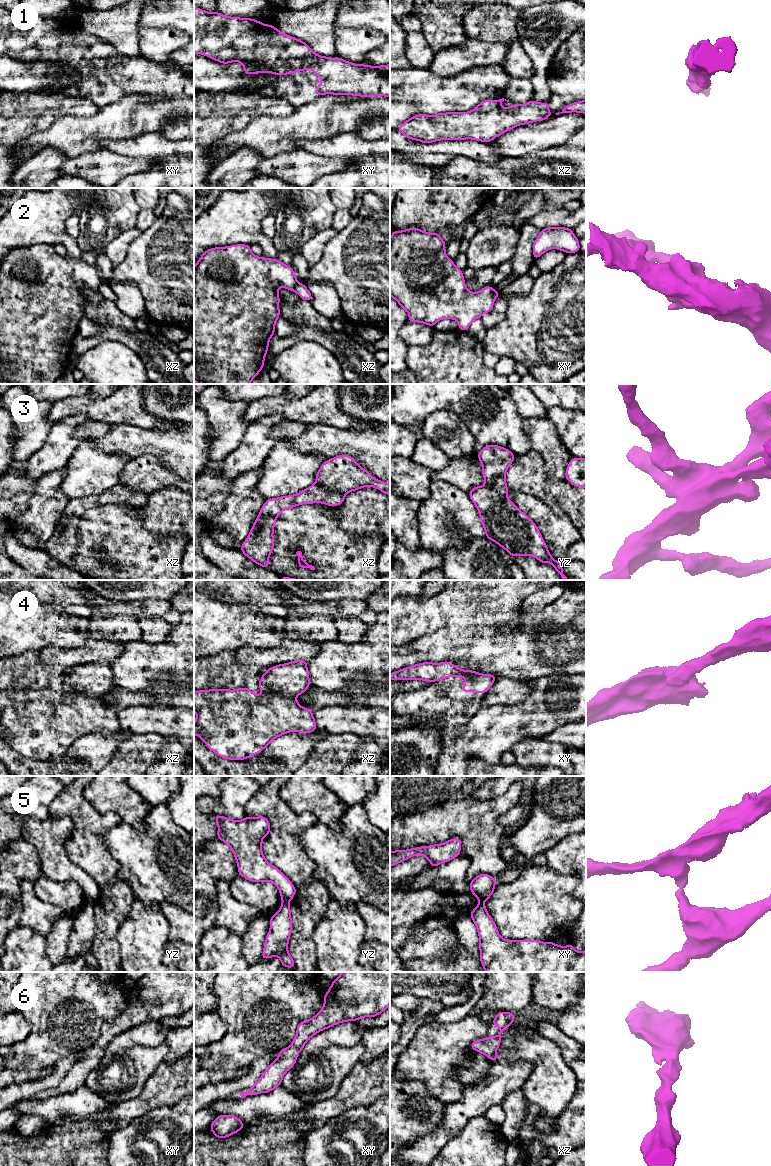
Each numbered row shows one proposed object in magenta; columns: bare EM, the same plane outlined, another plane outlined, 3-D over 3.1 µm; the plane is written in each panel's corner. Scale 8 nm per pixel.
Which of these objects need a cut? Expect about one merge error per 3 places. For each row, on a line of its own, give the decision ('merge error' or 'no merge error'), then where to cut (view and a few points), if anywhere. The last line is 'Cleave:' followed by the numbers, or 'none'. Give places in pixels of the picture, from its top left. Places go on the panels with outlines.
1: no merge error; cut none
2: merge error; cut xz (299, 283), (294, 291)
3: no merge error; cut none
4: merge error; cut xz (264, 694), (280, 694), (285, 697), (294, 698)
5: merge error; cut yz (282, 901), (287, 903)
6: no merge error; cut none
Cleave: 2, 4, 5

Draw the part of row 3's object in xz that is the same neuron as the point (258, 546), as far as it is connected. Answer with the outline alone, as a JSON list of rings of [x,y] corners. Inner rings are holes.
[[[339,455],[326,460],[312,486],[295,495],[266,499],[240,551],[256,564],[269,568],[275,521],[282,511],[312,503],[338,506],[343,503],[347,493],[367,486],[390,496],[390,484],[375,479],[352,456]]]

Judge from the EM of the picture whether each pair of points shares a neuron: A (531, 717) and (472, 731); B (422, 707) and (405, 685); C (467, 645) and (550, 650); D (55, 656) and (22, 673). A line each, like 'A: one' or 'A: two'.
A: one
B: two
C: one
D: two

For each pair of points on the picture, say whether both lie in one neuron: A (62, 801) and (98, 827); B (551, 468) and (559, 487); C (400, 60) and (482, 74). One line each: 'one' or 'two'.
A: one
B: two
C: two

